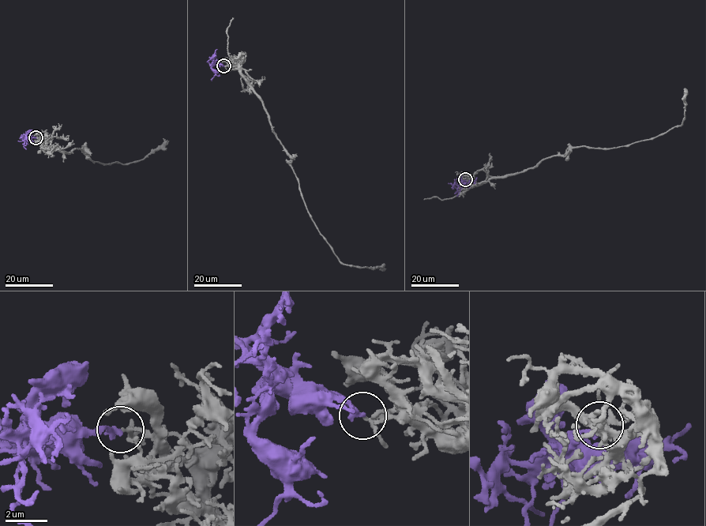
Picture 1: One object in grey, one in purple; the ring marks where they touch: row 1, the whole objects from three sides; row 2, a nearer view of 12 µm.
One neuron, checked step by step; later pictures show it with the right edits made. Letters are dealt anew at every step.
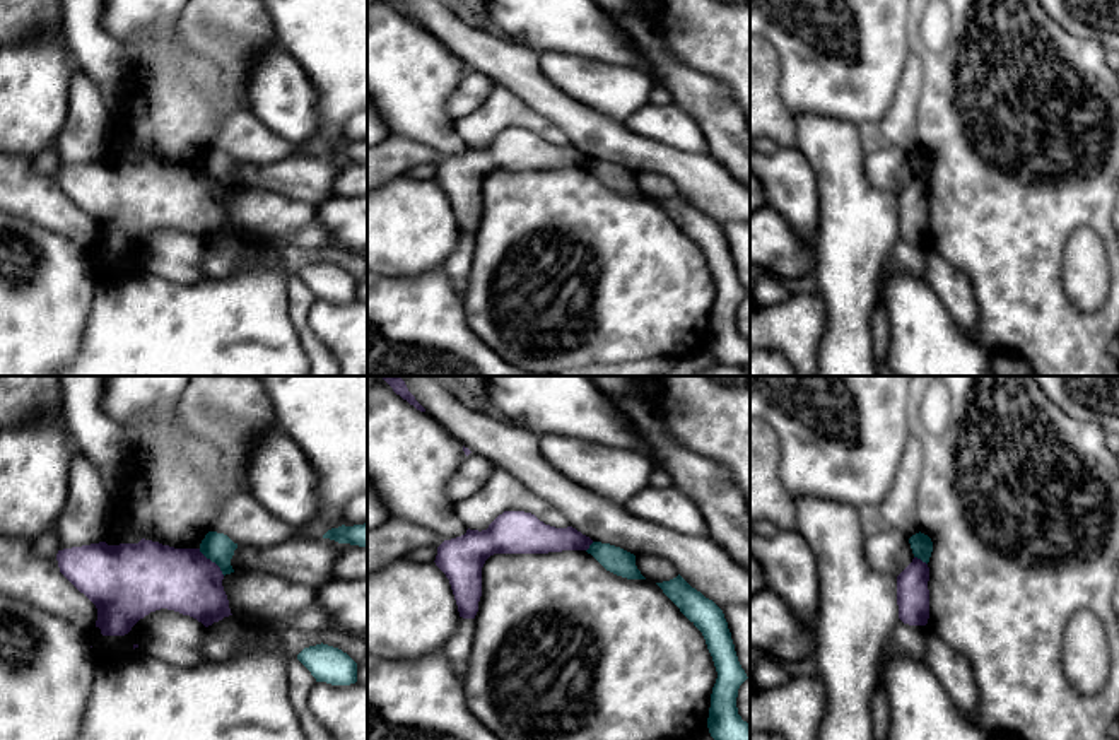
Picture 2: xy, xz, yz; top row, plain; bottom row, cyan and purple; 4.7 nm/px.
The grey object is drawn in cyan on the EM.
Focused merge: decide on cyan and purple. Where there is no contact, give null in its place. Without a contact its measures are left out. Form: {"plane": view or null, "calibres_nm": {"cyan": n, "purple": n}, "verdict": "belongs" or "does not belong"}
{"plane": "xy", "calibres_nm": {"cyan": 140, "purple": 300}, "verdict": "does not belong"}

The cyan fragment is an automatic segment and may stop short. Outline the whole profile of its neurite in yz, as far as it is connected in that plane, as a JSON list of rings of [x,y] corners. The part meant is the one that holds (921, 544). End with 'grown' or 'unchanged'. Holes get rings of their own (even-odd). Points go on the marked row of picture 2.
[[[916,533],[909,538],[911,549],[914,557],[921,559],[923,562],[929,562],[931,552],[933,552],[933,542],[924,533]]]; unchanged

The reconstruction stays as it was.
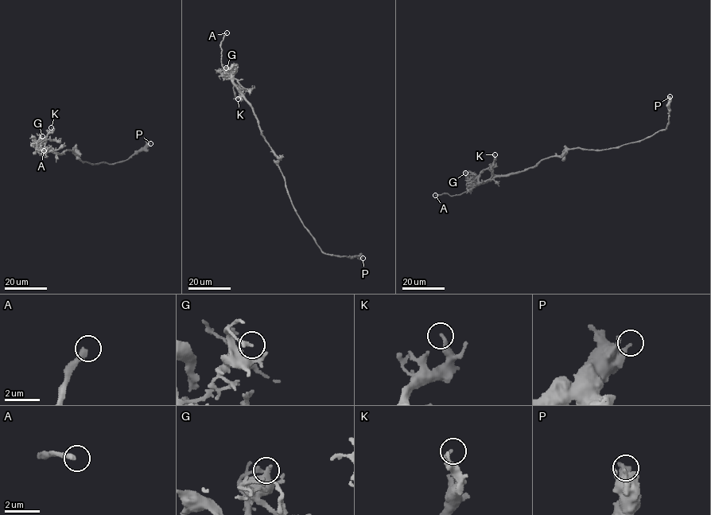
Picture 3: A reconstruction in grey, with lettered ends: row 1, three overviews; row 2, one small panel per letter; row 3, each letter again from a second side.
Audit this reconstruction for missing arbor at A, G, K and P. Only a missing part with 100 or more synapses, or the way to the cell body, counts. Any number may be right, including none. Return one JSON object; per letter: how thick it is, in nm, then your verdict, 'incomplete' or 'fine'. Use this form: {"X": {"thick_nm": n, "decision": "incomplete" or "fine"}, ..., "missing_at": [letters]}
{"A": {"thick_nm": 320, "decision": "incomplete"}, "G": {"thick_nm": 220, "decision": "fine"}, "K": {"thick_nm": 170, "decision": "fine"}, "P": {"thick_nm": 240, "decision": "fine"}, "missing_at": ["A"]}

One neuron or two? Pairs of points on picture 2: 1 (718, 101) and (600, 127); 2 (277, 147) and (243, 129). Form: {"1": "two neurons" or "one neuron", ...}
{"1": "two neurons", "2": "one neuron"}

